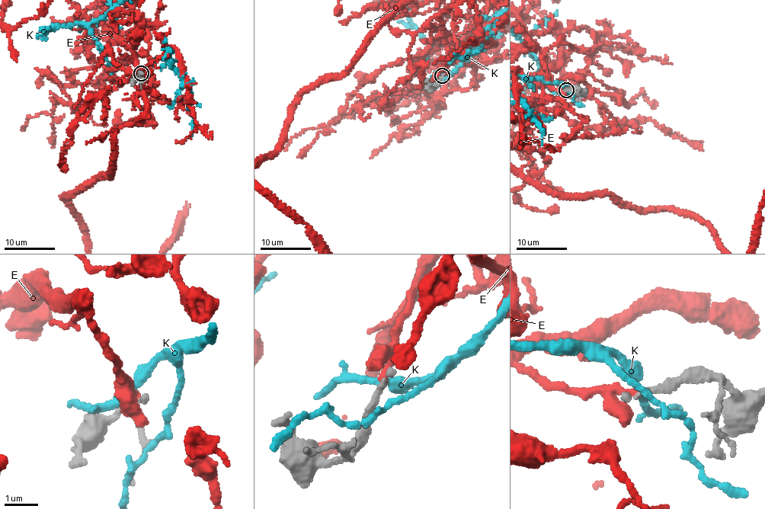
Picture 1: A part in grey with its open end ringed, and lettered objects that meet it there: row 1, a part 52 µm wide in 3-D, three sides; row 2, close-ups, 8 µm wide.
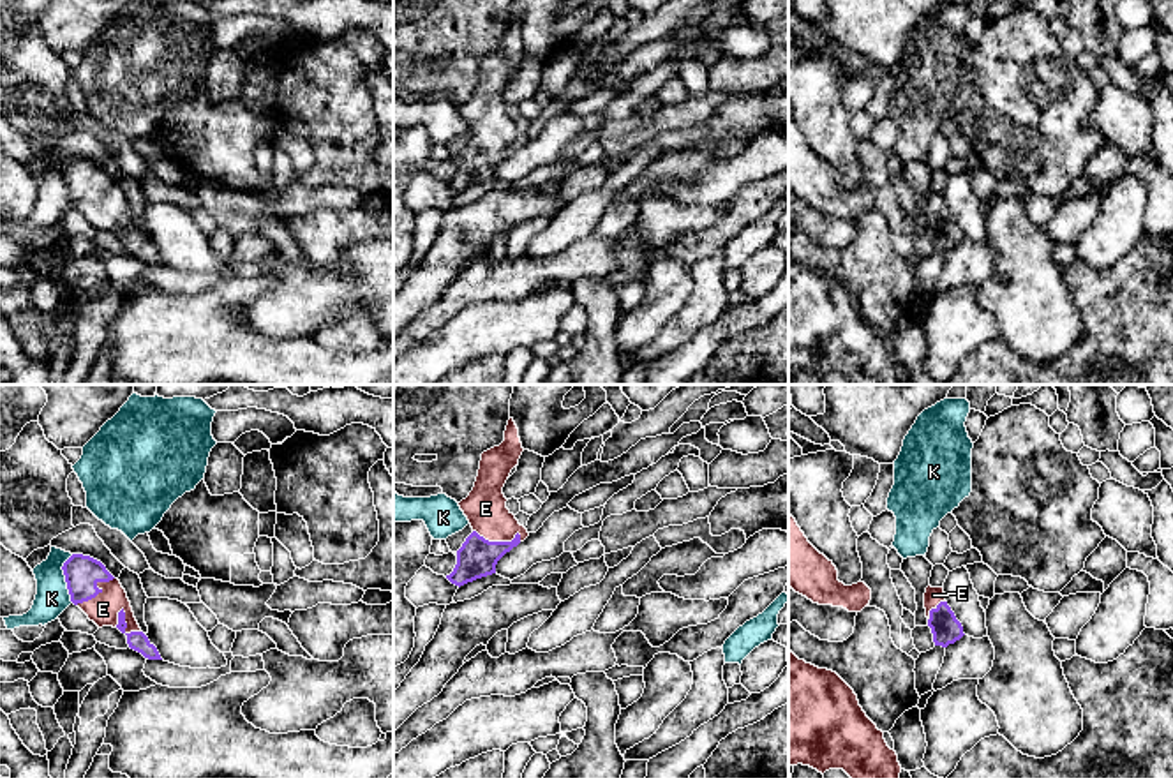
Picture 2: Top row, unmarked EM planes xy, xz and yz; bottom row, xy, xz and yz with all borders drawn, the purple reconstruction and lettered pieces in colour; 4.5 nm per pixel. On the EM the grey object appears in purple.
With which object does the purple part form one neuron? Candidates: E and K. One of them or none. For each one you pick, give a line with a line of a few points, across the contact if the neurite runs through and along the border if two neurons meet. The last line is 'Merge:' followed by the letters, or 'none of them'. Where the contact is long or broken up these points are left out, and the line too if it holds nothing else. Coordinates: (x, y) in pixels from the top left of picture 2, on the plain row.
E: Line: xy (138, 246), (126, 231), (122, 216), (103, 214)
Merge: E

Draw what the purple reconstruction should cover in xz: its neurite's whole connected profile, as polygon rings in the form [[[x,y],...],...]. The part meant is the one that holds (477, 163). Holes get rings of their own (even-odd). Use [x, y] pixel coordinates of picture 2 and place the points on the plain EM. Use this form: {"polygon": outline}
{"polygon": [[[513,23],[508,25],[504,46],[482,58],[473,95],[459,108],[473,138],[457,155],[457,169],[446,183],[464,191],[496,178],[497,166],[524,146],[529,138],[506,113],[503,92],[519,69],[524,53]]]}

